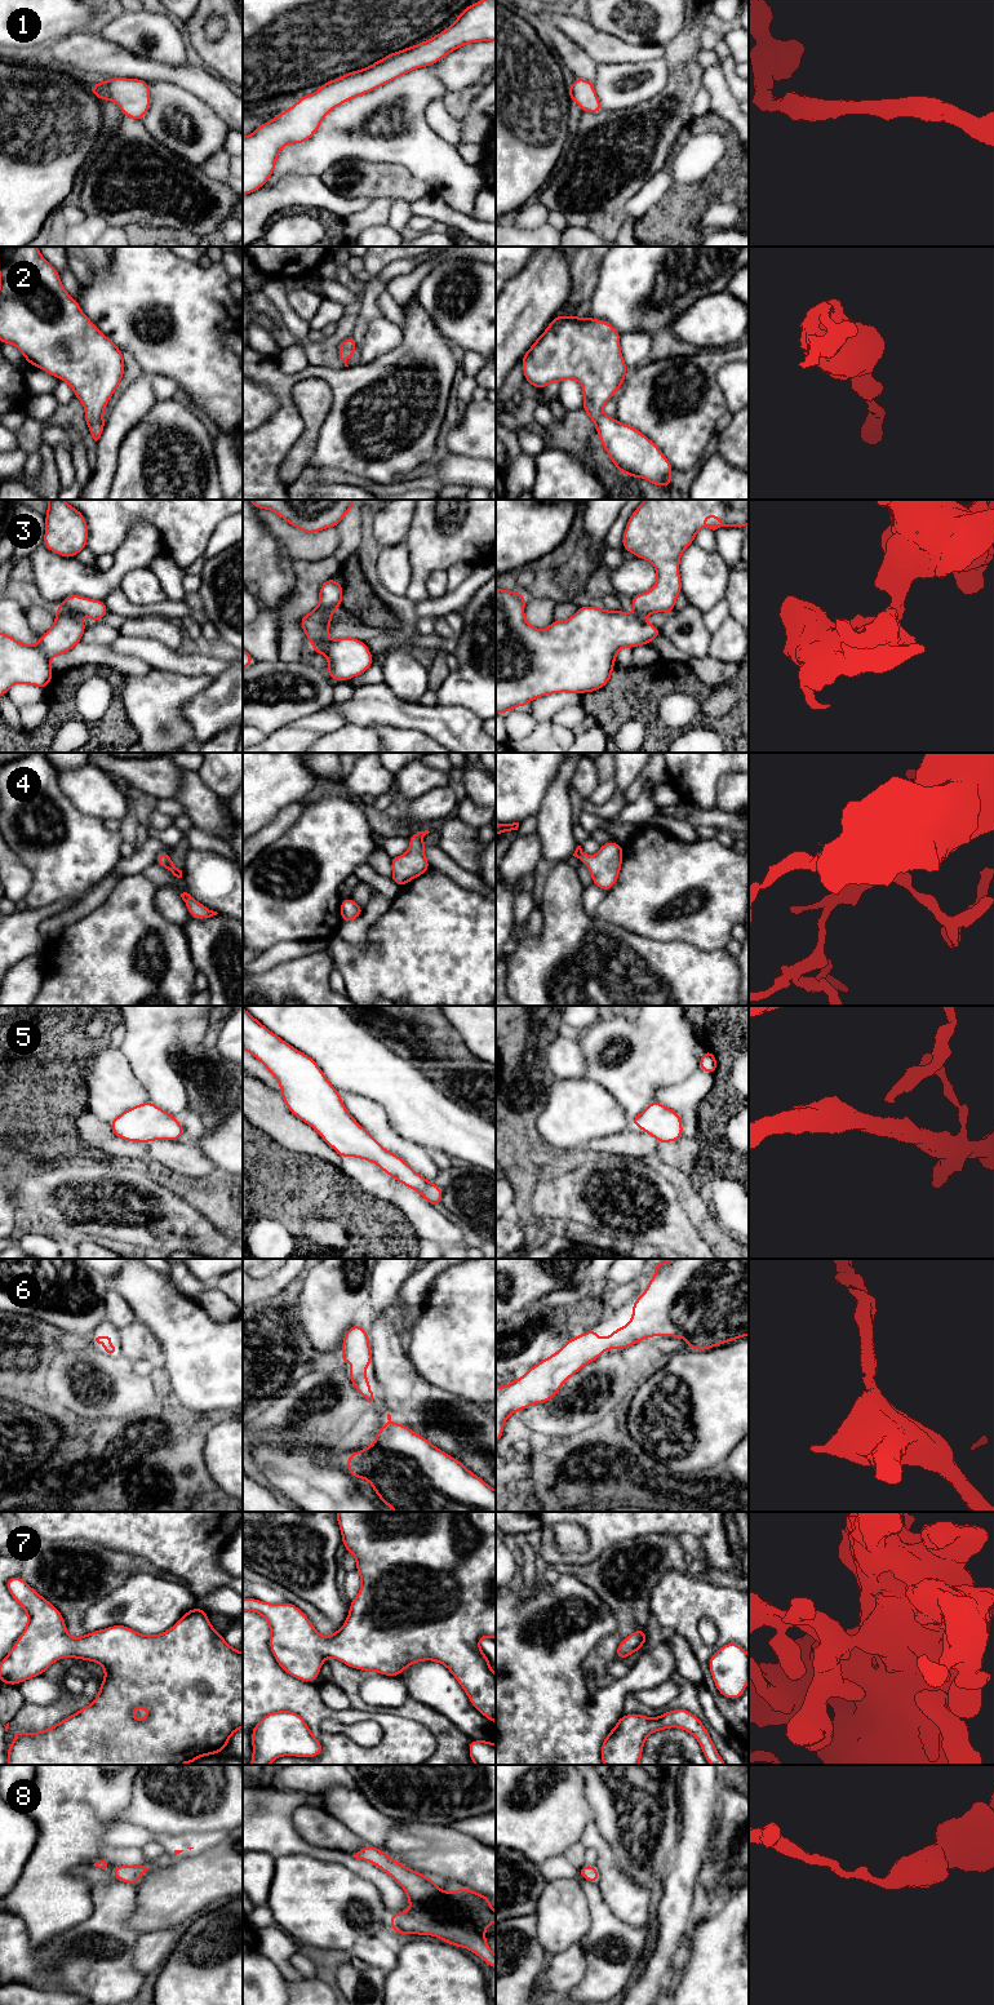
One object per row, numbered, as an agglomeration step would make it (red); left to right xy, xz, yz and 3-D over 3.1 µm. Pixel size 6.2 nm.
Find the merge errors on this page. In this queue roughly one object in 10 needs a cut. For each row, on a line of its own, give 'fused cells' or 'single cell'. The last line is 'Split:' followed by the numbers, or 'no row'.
1: single cell
2: single cell
3: fused cells
4: single cell
5: single cell
6: single cell
7: single cell
8: single cell
Split: 3

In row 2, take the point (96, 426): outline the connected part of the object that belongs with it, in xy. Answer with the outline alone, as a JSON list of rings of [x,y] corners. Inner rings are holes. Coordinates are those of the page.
[[[0,247],[0,342],[13,343],[27,364],[66,381],[84,405],[92,438],[101,438],[103,411],[125,372],[123,351],[81,311],[37,247]]]

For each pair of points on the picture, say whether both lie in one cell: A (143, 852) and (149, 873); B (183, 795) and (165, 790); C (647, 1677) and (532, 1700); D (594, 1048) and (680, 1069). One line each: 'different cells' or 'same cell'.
A: different cells
B: different cells
C: same cell
D: same cell

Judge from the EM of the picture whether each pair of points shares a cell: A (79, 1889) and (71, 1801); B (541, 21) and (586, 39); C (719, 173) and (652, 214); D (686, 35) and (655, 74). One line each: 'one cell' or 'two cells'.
A: one cell
B: one cell
C: one cell
D: two cells

